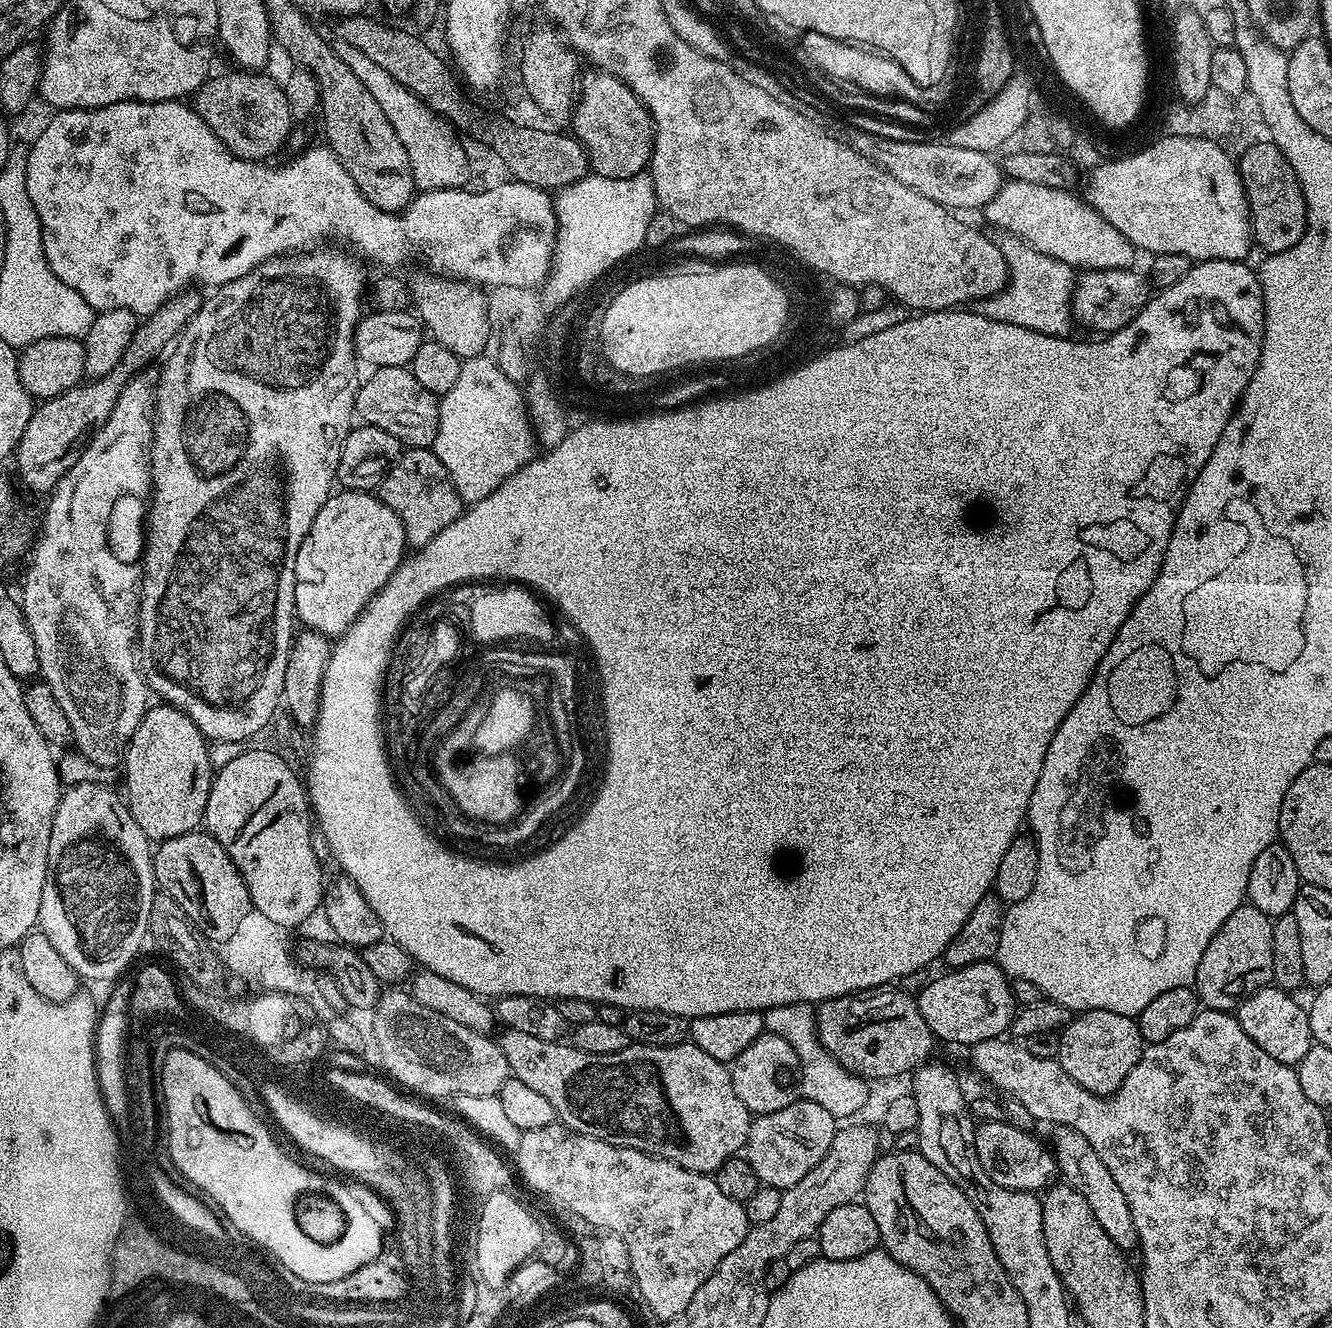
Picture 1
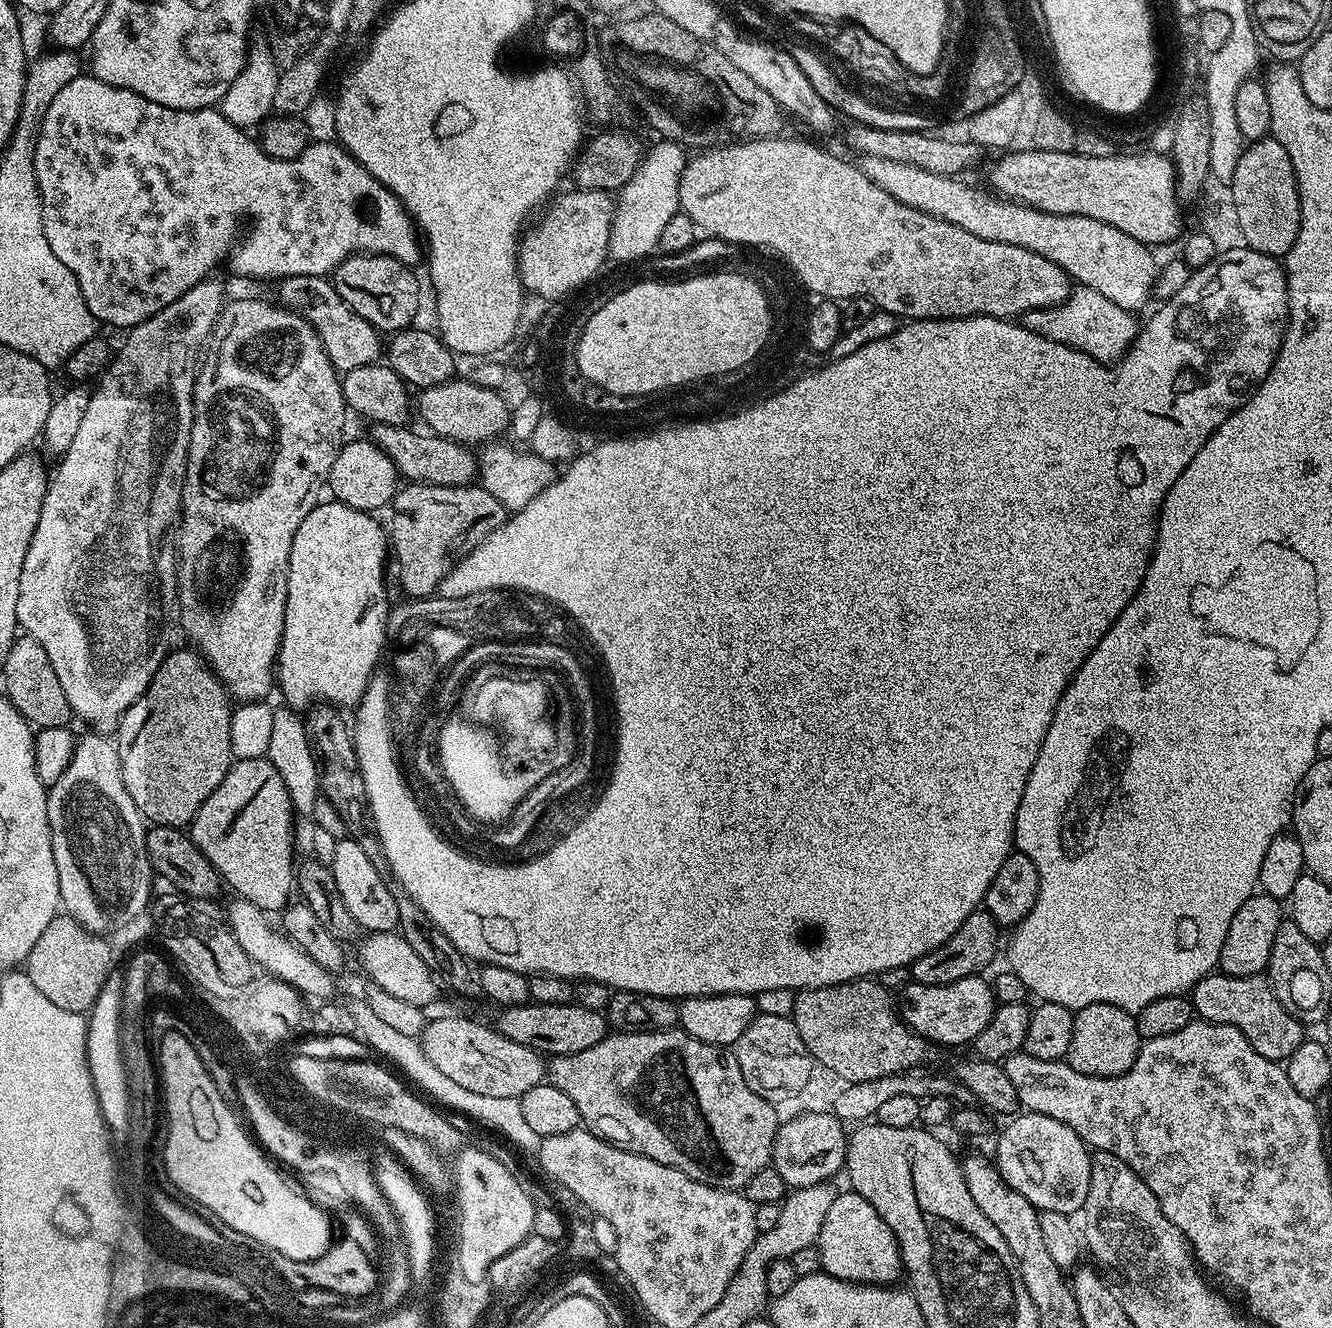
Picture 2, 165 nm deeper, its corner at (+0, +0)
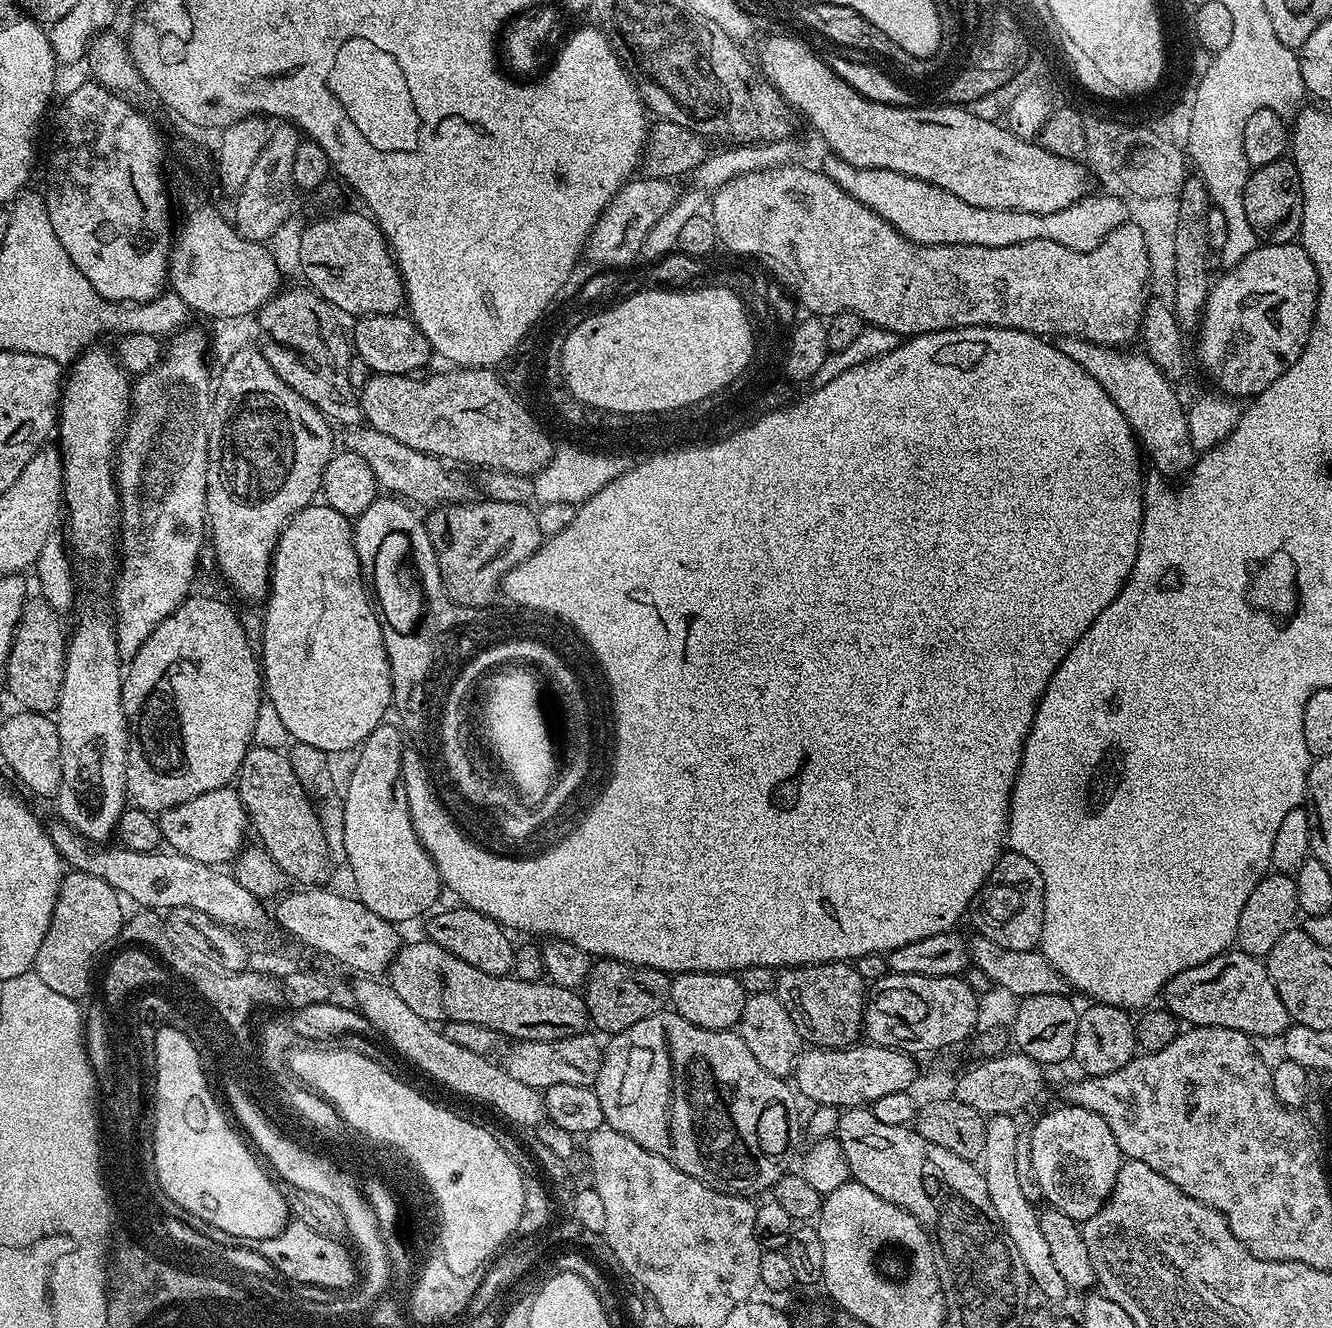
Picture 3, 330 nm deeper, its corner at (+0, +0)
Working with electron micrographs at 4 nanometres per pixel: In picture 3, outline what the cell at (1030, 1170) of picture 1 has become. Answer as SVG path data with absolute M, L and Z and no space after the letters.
M1063 1107L1031 1125L1030 1157L1043 1199L1071 1220L1083 1222L1102 1210L1114 1190L1122 1157L1110 1126L1101 1116L1085 1108Z

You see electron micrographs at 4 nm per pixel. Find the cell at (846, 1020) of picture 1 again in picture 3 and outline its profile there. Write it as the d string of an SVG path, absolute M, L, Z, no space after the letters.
M831 960L825 964L785 968L776 977L774 991L790 1018L794 1018L801 1041L818 1048L846 1048L861 1039L866 982L851 963Z

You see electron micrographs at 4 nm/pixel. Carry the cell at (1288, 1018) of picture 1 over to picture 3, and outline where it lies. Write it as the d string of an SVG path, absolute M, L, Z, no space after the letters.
M1229 950L1216 955L1210 962L1176 974L1163 990L1162 1004L1176 1019L1191 1027L1236 1029L1253 1038L1281 1037L1292 1022L1286 1006L1278 997L1265 963L1259 957L1239 950Z

